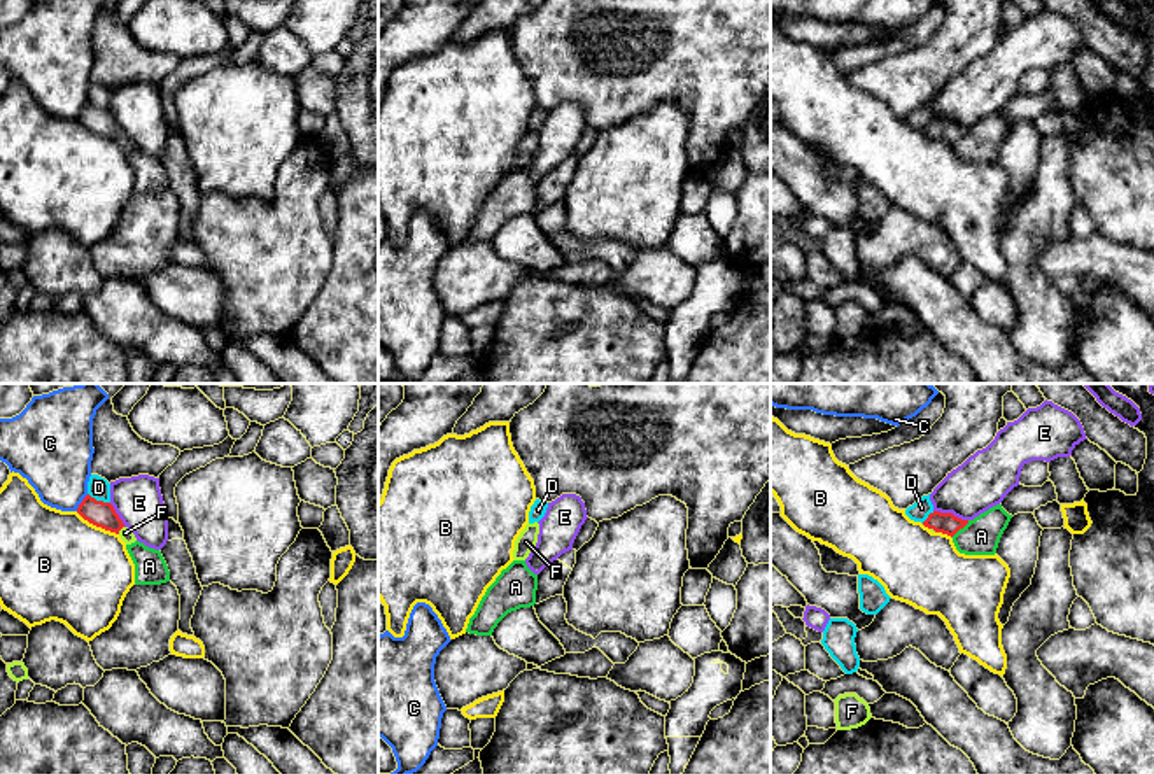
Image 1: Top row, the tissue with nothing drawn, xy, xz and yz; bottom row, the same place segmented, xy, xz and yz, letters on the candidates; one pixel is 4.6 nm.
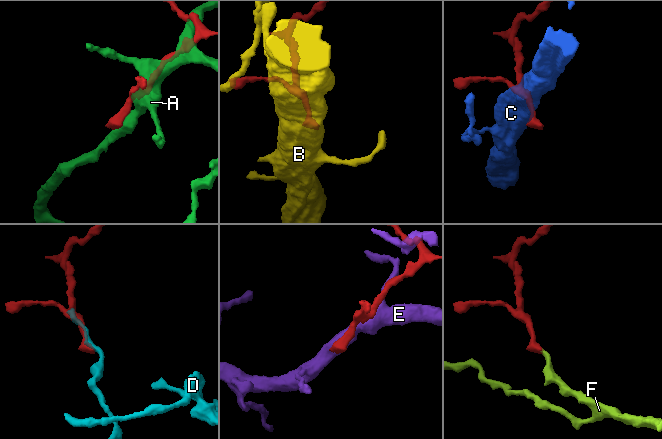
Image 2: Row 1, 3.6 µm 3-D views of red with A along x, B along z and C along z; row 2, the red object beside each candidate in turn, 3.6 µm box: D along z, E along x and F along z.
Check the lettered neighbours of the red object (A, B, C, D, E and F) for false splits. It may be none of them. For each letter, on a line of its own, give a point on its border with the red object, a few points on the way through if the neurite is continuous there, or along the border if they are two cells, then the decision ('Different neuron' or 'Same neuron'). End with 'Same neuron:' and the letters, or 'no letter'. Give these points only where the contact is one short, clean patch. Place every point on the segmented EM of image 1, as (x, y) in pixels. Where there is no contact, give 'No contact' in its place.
A: Touches red at yz (960, 527). Different neuron
B: Touches red at xy (97, 526). Boundary: xy (76, 512), (118, 534). Different neuron
C: Touches red at xy (81, 503). Boundary: xy (88, 494), (76, 510). Different neuron
D: Touches red at xy (98, 501). Different neuron
E: Touches red at yz (951, 513). Different neuron
F: Touches red at xy (121, 527). Path across: xy (100, 513), (121, 527), (125, 533). Same neuron
Same neuron: F

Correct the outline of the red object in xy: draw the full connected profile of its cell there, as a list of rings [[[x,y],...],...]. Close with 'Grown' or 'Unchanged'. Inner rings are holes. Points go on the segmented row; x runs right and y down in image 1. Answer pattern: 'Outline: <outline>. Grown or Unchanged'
Outline: [[[88,494],[79,504],[77,513],[89,524],[119,534],[126,545],[137,541],[135,534],[123,524],[110,503],[96,501]]]. Grown

